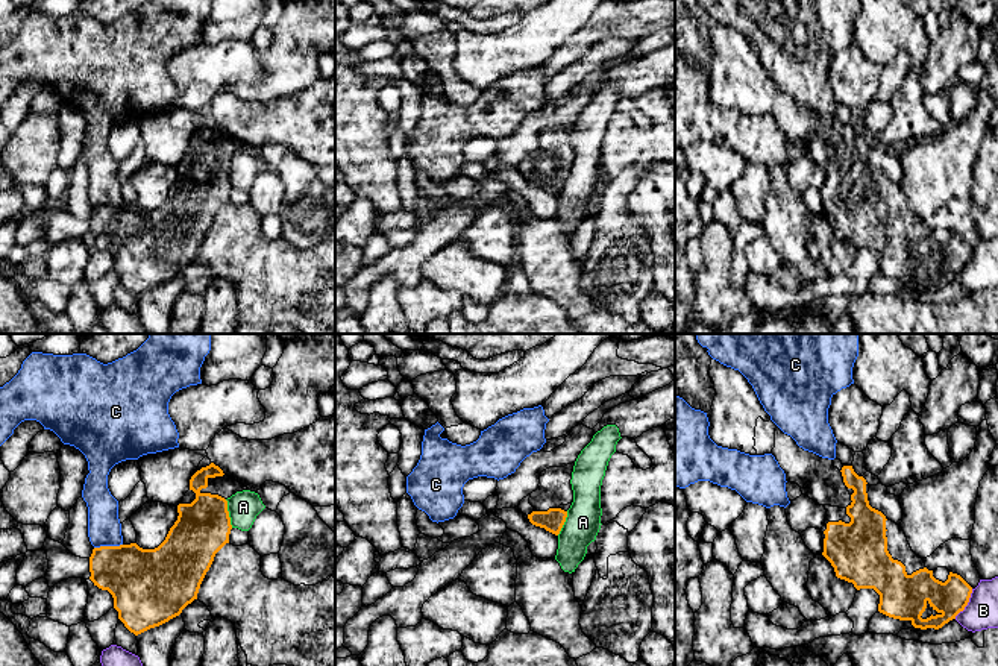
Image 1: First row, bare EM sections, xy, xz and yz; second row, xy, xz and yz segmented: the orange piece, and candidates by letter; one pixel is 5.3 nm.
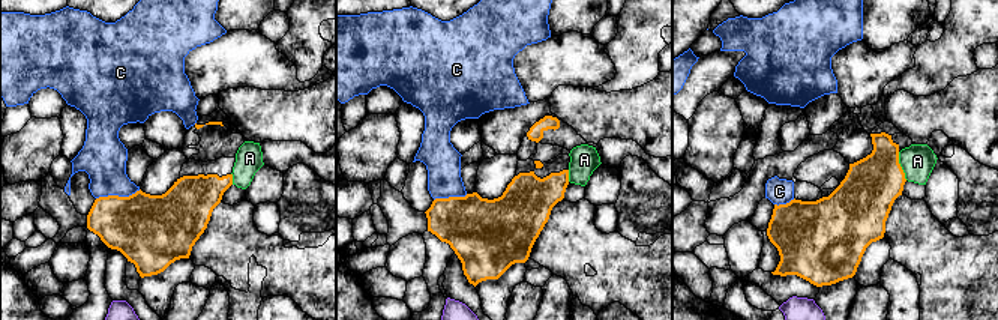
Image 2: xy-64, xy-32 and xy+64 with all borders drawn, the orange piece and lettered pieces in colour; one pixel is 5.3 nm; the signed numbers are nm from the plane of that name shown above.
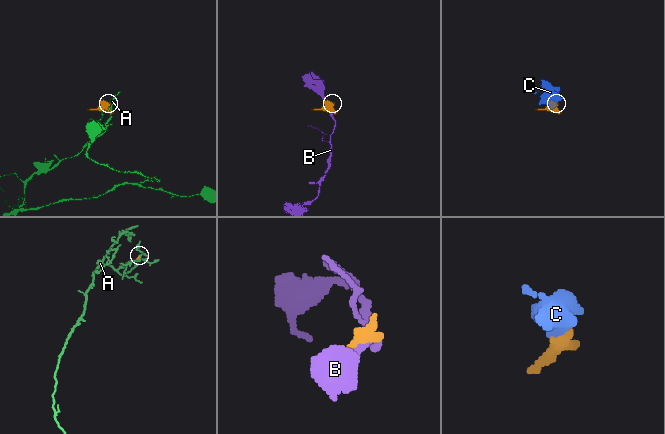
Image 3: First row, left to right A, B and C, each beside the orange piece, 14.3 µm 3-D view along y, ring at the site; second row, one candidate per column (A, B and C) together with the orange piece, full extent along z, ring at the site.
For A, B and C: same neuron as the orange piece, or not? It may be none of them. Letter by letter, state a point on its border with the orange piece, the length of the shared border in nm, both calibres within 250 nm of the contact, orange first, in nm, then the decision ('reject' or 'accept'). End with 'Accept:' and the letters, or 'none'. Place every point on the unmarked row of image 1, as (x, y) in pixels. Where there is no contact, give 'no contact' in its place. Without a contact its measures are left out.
A: meets orange in xy at (228, 173); contact 160 nm long; 280 nm thick on the orange side, 170 nm on the other; reject
B: meets orange in yz at (966, 264); contact 190 nm long; 180 nm thick on the orange side, 180 nm on the other; reject
C: meets orange in xy at (108, 207); contact 150 nm long; 340 nm thick on the orange side, 180 nm on the other; reject
Accept: none

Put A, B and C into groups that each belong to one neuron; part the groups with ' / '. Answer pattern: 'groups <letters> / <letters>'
groups A / B / C

